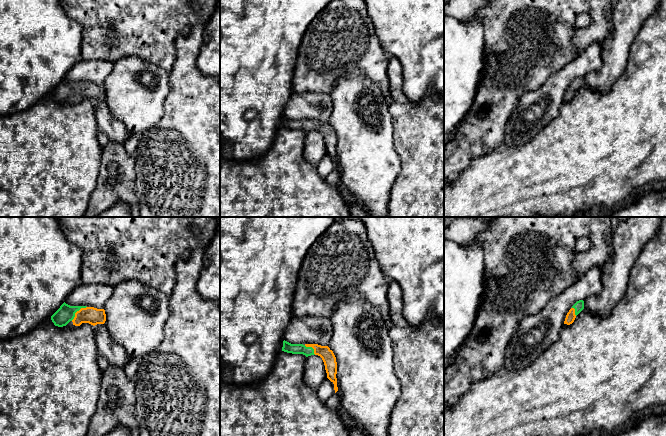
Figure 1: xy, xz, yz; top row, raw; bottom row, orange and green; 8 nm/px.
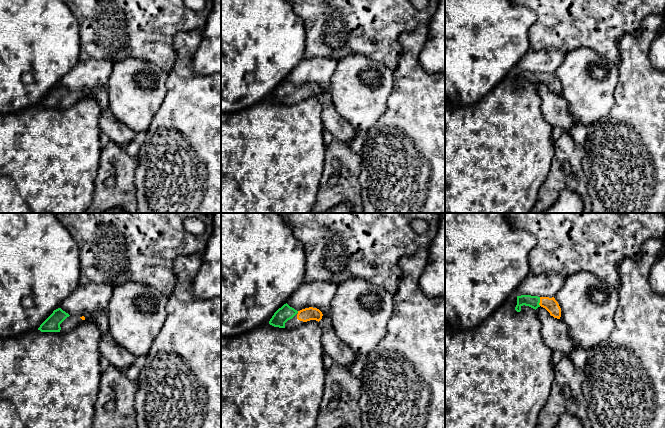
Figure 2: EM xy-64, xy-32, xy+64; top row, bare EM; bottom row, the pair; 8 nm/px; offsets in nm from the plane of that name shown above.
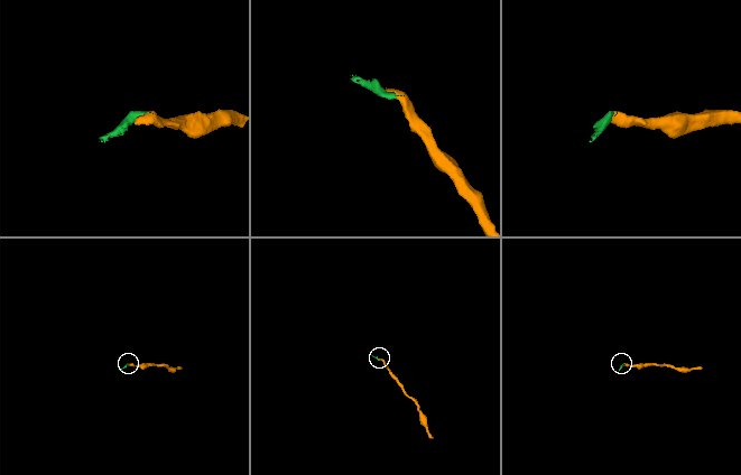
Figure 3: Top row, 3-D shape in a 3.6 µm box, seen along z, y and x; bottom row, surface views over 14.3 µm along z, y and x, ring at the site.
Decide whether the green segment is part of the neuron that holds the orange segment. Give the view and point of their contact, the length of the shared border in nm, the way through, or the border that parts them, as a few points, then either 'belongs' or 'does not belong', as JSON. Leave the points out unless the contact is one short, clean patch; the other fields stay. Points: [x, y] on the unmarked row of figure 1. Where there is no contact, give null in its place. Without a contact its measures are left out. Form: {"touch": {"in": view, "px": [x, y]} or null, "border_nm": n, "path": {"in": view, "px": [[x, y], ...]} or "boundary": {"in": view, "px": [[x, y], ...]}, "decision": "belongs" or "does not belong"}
{"touch": {"in": "xy", "px": [77, 87]}, "border_nm": 170, "path": {"in": "xy", "px": [[91, 91], [77, 87], [66, 89]]}, "decision": "belongs"}

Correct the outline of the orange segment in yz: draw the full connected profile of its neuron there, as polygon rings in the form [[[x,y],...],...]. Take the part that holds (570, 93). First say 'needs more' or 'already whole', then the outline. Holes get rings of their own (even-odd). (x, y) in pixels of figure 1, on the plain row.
needs more; [[[577,77],[566,91],[564,100],[570,101],[574,98],[576,92],[584,85],[584,77]]]

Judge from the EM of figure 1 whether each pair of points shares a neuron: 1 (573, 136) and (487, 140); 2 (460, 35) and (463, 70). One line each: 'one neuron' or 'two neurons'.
1: two neurons
2: one neuron

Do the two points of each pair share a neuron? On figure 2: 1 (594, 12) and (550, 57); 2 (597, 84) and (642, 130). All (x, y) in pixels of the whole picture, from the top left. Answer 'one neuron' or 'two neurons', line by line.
1: two neurons
2: two neurons

